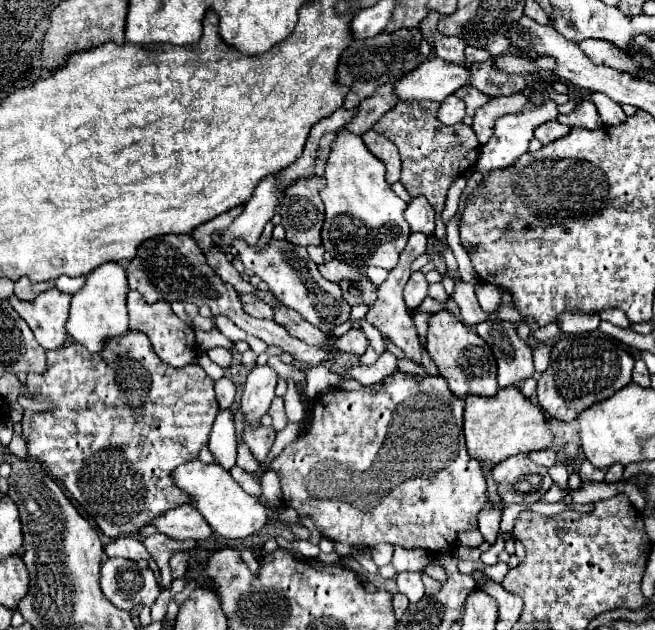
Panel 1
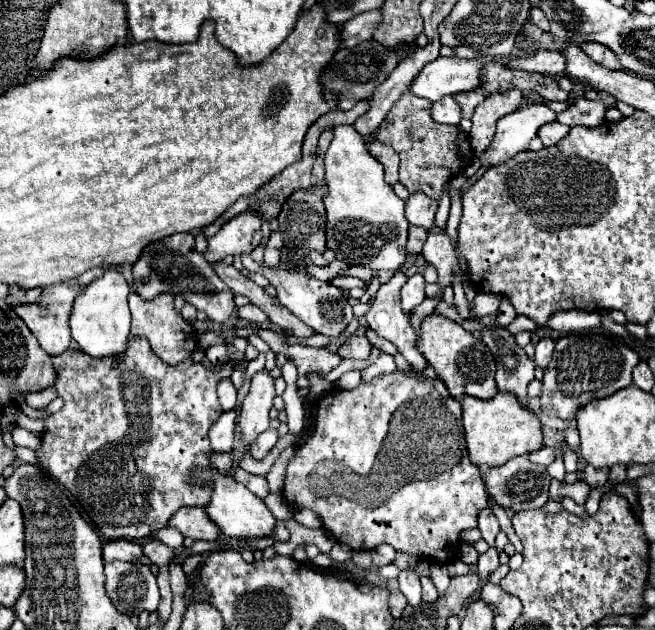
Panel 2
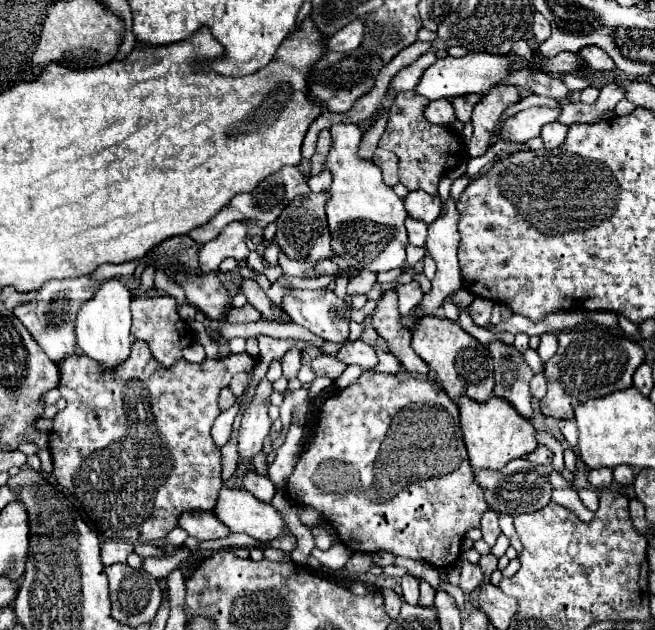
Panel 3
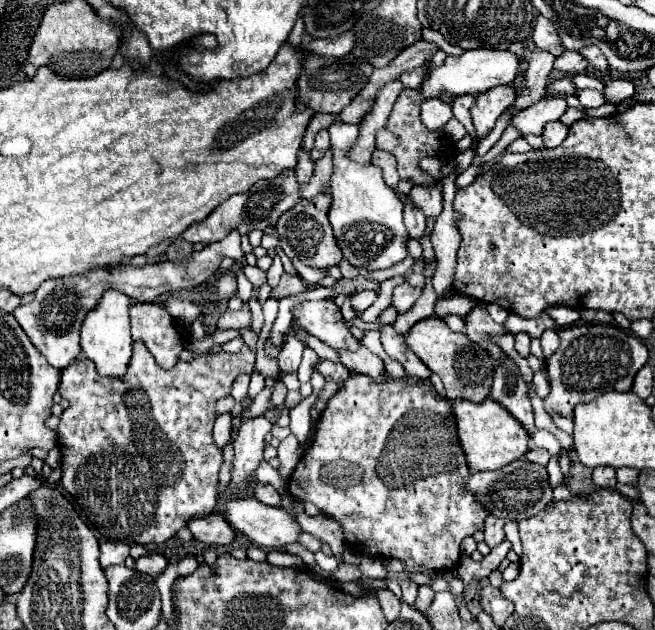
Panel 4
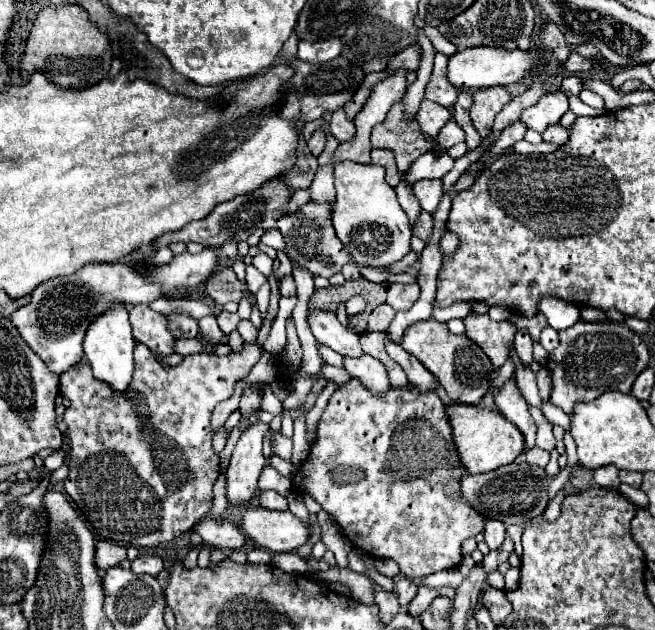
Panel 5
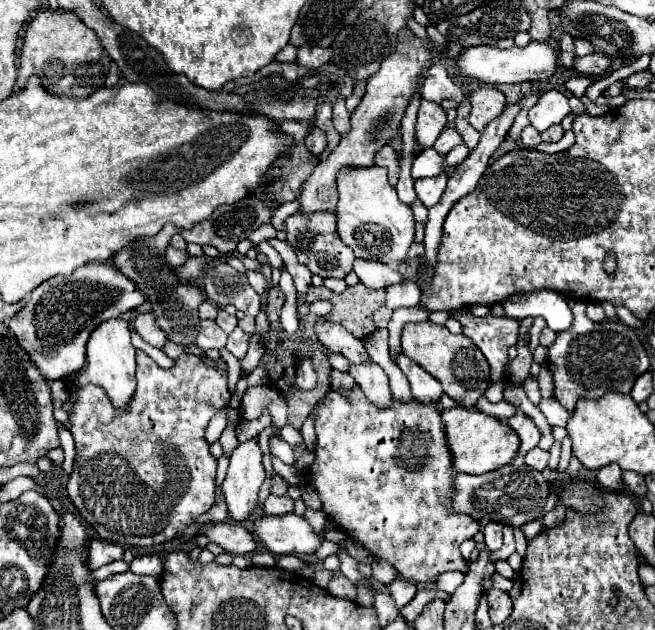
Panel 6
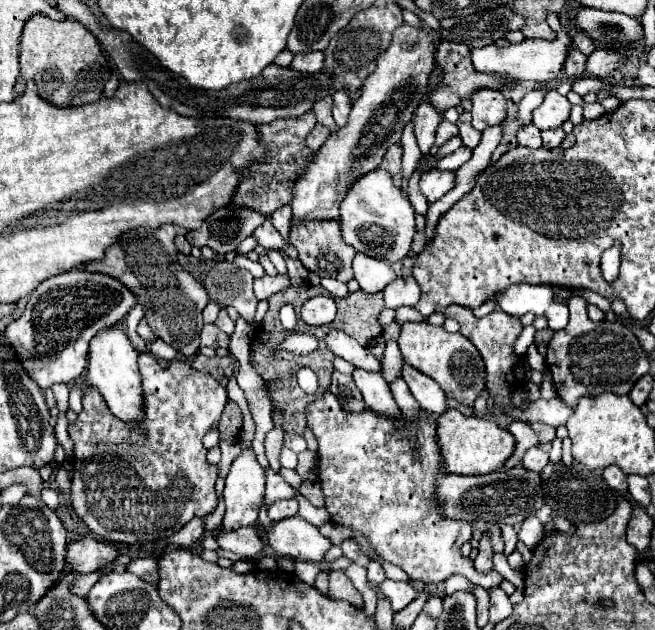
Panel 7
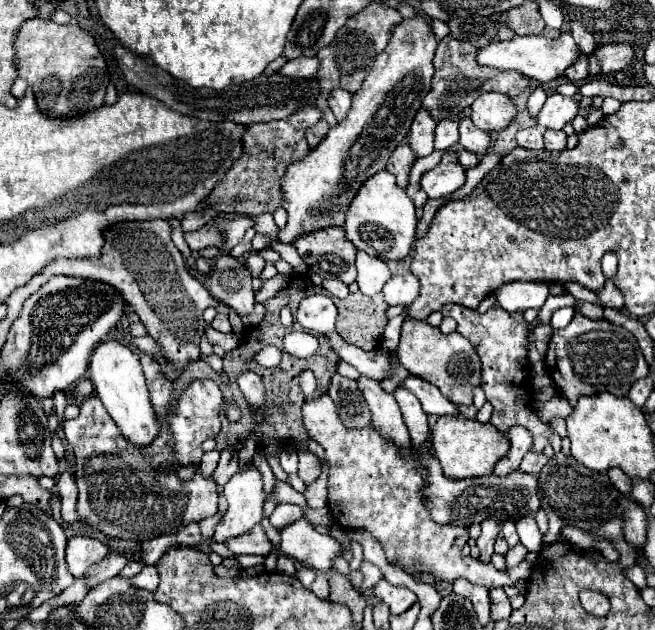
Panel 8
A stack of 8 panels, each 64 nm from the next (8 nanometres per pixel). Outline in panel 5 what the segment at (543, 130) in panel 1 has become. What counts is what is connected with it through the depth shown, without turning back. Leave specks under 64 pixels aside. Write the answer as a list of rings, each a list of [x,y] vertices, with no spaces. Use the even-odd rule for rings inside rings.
[[[550,124],[550,126],[544,130],[542,138],[544,138],[544,142],[562,146],[562,144],[568,140],[568,128],[564,128],[562,124]]]

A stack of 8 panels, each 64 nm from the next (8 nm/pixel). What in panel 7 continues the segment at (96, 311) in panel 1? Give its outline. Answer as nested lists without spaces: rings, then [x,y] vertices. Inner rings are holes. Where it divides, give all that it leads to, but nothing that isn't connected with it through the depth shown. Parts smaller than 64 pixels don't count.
[[[114,324],[112,328],[104,328],[104,332],[98,332],[96,338],[92,338],[90,352],[88,352],[88,368],[84,376],[70,388],[70,408],[80,410],[80,396],[86,386],[96,386],[98,392],[104,396],[108,408],[118,416],[120,420],[126,422],[138,422],[144,418],[142,412],[142,384],[140,384],[140,374],[138,374],[138,364],[136,364],[138,352],[130,344],[126,332]]]

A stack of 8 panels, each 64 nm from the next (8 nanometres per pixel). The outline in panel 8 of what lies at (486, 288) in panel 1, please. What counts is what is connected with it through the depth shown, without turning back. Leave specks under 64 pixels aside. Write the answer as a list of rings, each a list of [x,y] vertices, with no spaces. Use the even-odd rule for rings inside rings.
[[[448,304],[442,308],[444,316],[452,316],[458,322],[458,332],[470,340],[476,348],[482,362],[482,388],[486,392],[486,400],[494,406],[490,422],[500,430],[508,432],[510,426],[520,424],[528,428],[534,436],[532,450],[542,452],[552,436],[552,428],[536,418],[532,412],[532,386],[528,384],[530,368],[528,368],[528,324],[522,318],[522,312],[506,312],[502,308],[492,308],[486,314],[478,314],[476,310],[460,308]]]

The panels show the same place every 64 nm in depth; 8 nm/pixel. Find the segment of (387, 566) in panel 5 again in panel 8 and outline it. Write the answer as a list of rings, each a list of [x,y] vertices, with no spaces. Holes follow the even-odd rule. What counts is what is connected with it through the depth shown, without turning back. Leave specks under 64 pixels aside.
[[[364,562],[364,582],[362,582],[362,592],[368,592],[368,590],[372,590],[384,576],[382,576],[382,572],[380,572],[380,568],[378,566],[374,566],[374,564],[370,564],[370,562]]]

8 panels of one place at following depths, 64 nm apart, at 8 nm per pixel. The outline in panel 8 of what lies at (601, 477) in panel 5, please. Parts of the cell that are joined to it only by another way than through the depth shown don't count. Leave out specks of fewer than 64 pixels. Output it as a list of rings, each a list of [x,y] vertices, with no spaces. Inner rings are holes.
[[[610,468],[610,470],[608,470],[608,478],[612,480],[612,484],[614,484],[616,490],[620,490],[622,494],[630,494],[632,480],[630,480],[620,468]]]

